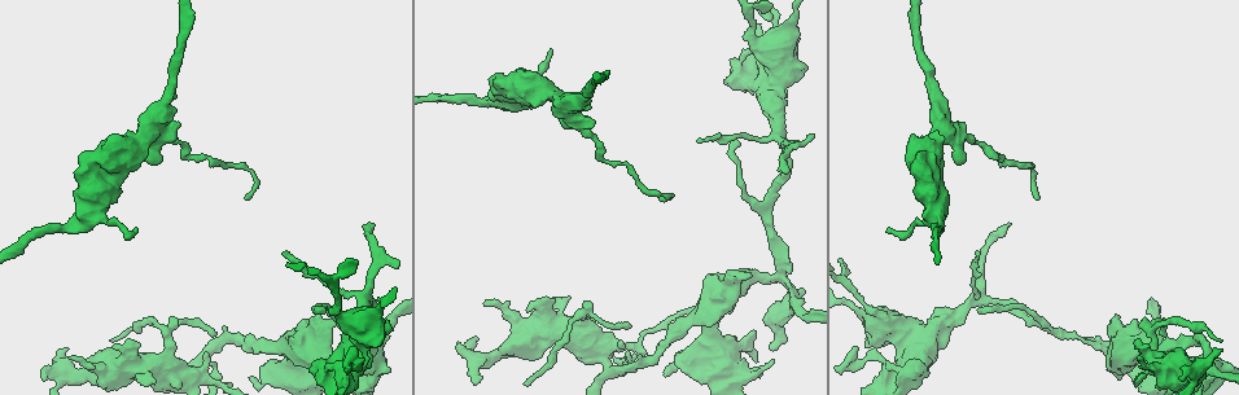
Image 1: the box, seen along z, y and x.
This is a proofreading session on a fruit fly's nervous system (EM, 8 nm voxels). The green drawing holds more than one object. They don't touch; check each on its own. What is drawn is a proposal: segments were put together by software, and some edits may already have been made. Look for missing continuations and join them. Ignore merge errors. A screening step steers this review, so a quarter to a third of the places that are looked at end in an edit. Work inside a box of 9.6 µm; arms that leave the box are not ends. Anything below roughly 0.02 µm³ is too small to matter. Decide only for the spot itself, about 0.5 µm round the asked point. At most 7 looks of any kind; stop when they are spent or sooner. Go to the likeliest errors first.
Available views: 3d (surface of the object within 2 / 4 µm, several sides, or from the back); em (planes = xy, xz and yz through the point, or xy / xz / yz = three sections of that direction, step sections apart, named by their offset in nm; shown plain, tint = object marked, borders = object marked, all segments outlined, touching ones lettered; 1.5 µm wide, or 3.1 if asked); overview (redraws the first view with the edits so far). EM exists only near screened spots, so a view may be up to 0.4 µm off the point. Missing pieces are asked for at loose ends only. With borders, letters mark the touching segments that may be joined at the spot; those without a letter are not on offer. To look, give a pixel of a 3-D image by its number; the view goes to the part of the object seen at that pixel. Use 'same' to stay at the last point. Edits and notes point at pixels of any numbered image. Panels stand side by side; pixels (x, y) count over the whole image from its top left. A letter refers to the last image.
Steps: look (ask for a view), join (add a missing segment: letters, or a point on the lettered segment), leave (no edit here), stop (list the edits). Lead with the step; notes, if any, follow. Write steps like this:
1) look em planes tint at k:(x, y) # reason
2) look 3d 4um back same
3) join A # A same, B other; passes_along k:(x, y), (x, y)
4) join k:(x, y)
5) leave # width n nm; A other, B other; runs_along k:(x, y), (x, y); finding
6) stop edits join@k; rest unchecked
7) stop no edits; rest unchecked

look 3d 4um at 1:(663, 199) # long arm stops here

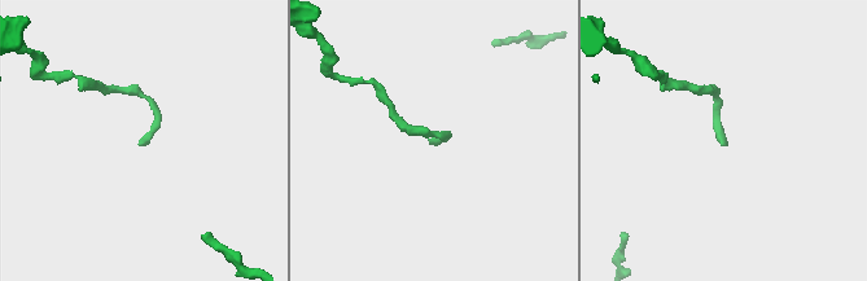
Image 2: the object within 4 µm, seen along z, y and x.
look em planes borders at 2:(429, 143)

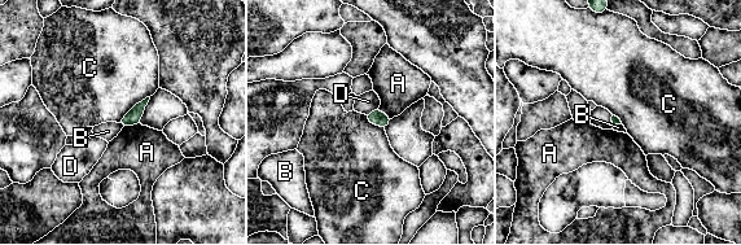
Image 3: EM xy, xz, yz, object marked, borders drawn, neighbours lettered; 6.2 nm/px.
leave # A other, B other, C other, D other; border 3:(149, 96), (137, 101), (118, 122); no lettered segment goes on from it

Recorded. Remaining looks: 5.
look 3d 4um at 1:(376, 344)

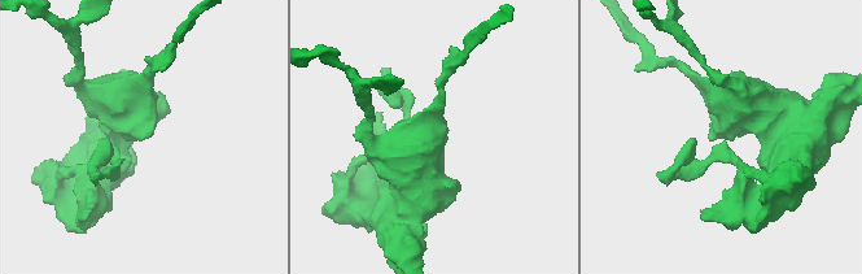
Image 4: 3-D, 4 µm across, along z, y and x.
look em planes borders at 4:(145, 138)

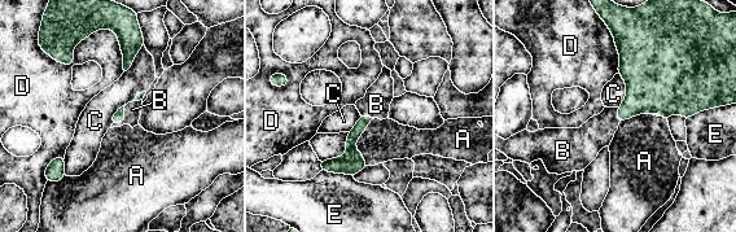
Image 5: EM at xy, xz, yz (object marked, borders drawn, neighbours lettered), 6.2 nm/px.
join B # longest_contact A 300 nm; A other, B same, C other, D other, E other; the neuron continues

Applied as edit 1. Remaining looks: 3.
look overview

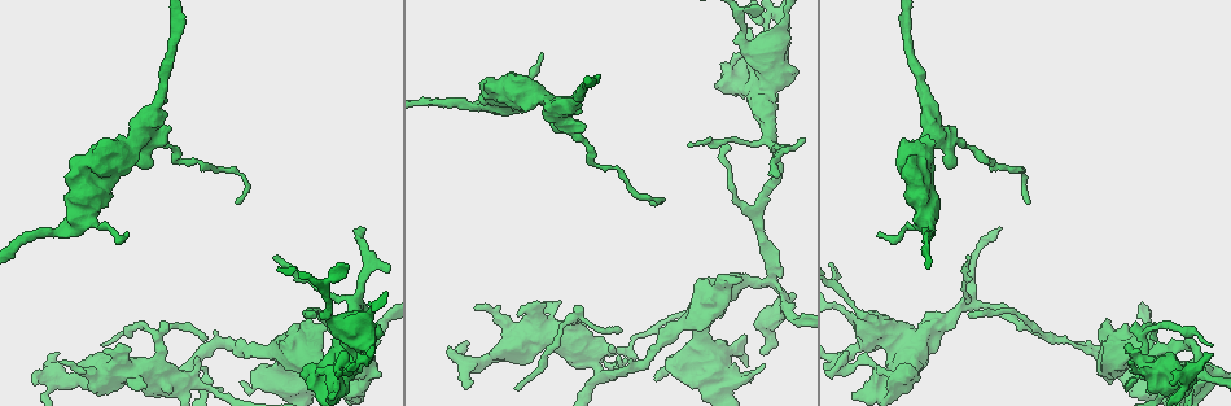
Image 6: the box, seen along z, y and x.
look 3d 2um at 6:(1171, 386) # branch stops here

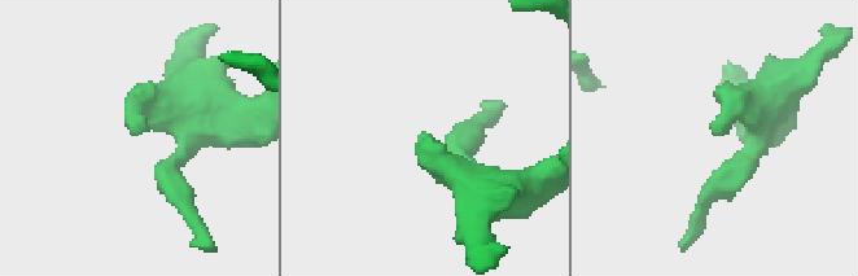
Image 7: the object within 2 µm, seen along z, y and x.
look em planes borders at 7:(718, 134) # shape alone is not enough

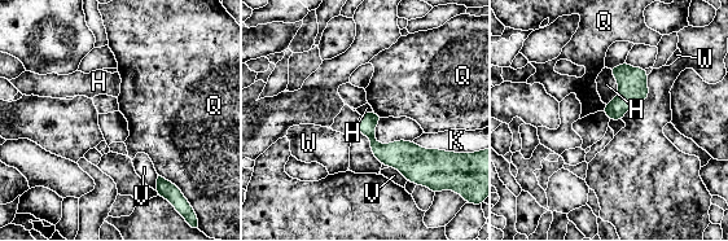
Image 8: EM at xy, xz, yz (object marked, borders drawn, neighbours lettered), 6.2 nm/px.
leave # longest_contact K 260 nm; H other, K other, Q other, V other, W other; border 8:(158, 174), (178, 185); no lettered segment goes on from it

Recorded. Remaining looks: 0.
stop edits join@5; rest unchecked

